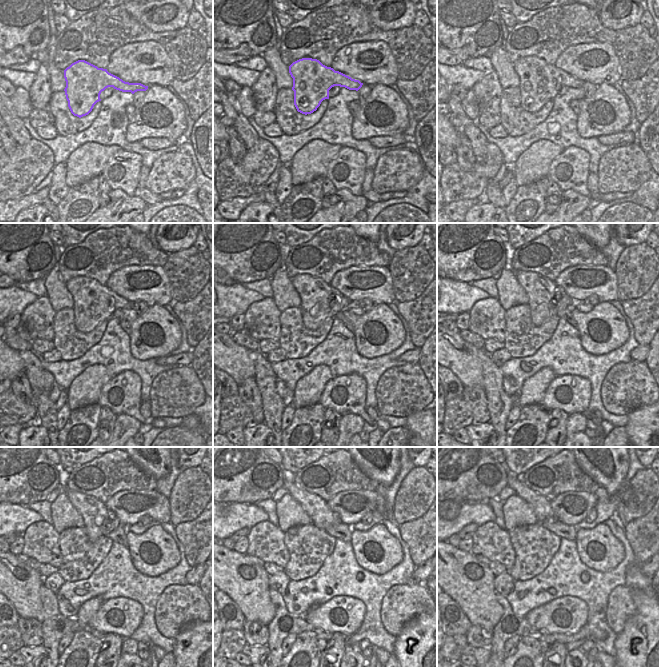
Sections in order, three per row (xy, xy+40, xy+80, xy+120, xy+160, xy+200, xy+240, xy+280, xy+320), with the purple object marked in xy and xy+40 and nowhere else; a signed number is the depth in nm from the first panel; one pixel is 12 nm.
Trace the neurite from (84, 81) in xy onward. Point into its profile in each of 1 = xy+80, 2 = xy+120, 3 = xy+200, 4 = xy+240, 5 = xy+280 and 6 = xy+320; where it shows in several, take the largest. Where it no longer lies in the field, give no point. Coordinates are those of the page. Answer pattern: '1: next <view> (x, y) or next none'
1: next xy+80 (540, 82)
2: next xy+120 (94, 303)
3: next xy+200 (546, 298)
4: next xy+240 (99, 521)
5: next xy+280 (317, 509)
6: next xy+320 (541, 505)

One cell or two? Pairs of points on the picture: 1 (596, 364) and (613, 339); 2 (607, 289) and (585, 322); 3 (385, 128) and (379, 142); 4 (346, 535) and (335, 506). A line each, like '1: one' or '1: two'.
1: two
2: two
3: two
4: two

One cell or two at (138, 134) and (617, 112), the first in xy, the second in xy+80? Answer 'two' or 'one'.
one

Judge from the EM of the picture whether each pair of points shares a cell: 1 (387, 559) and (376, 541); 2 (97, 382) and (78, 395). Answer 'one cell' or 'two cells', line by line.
1: one cell
2: one cell

